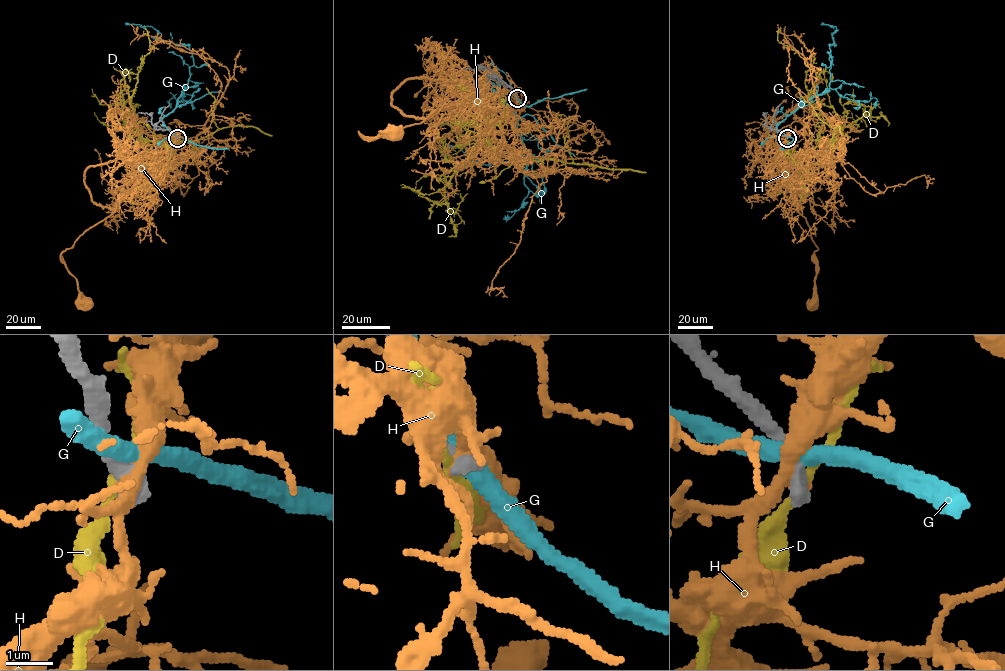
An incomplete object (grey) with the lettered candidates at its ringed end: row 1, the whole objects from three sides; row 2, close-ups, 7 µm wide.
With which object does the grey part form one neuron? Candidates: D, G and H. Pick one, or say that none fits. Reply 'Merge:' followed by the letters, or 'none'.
Merge: none

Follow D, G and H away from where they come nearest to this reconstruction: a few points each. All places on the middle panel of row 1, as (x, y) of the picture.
D: (516, 98), (487, 134), (495, 152), (477, 137), (459, 146), (453, 130), (464, 137), (481, 108), (474, 90)
G: (516, 97), (504, 84), (496, 93), (514, 114), (523, 149), (539, 159), (490, 159), (483, 164), (447, 144)
H: (517, 97), (507, 90), (468, 99), (371, 140), (361, 135), (396, 133)

